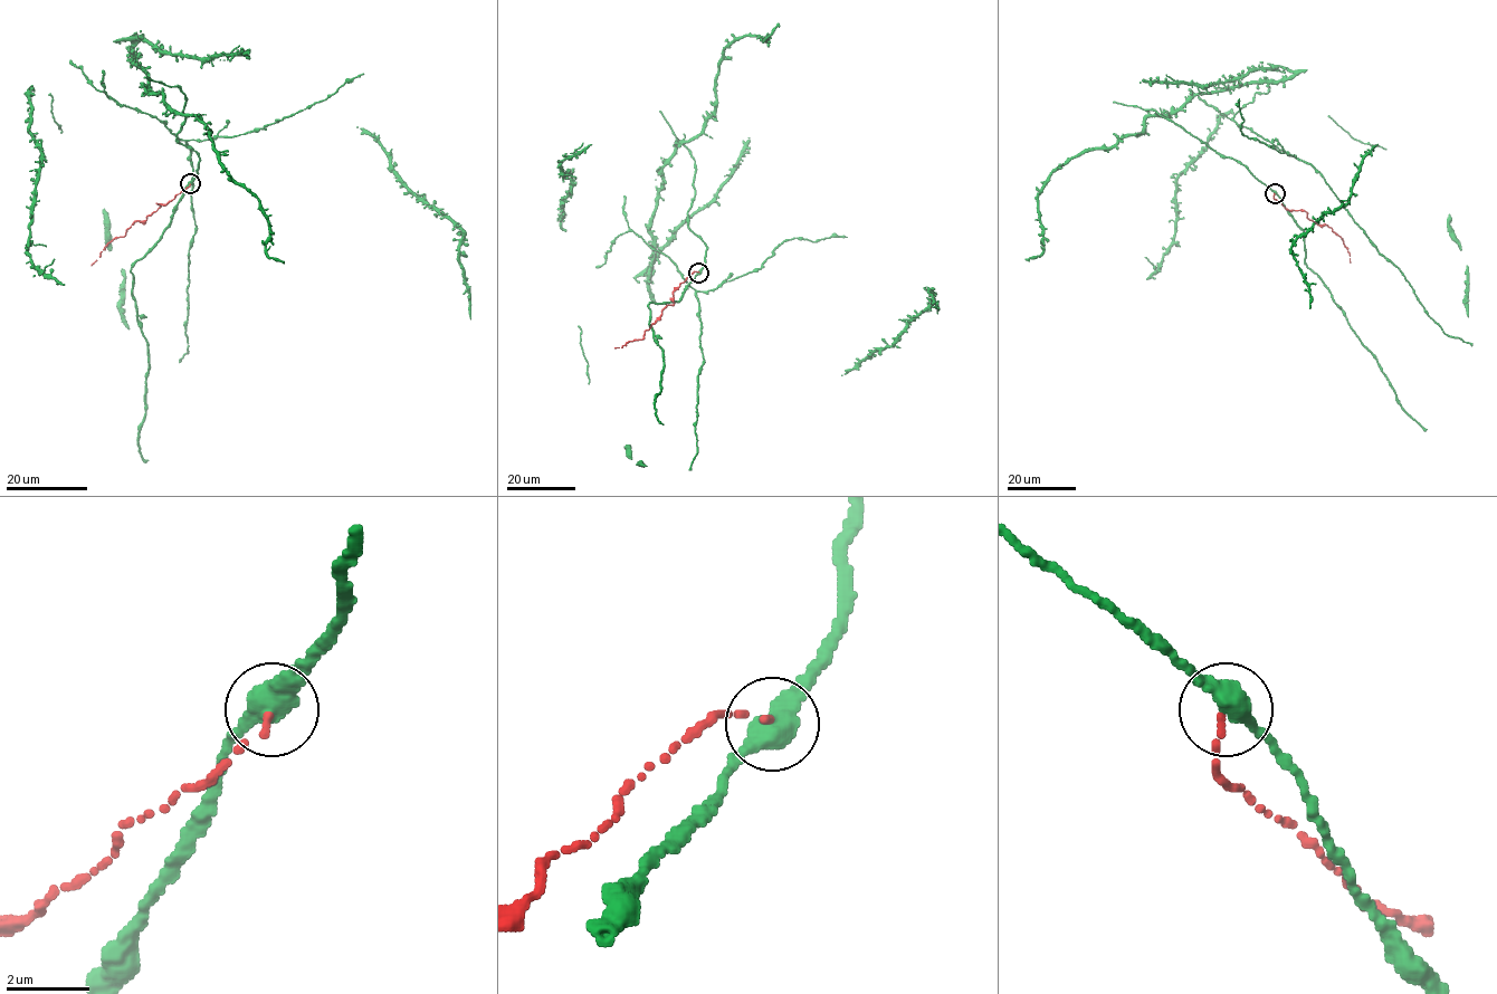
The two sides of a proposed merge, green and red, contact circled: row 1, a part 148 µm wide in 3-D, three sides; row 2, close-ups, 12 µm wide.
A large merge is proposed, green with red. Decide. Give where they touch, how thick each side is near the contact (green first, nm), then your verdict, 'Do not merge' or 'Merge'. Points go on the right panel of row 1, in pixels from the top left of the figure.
Place: (1275, 193). Thickness 460 nm (green) against 140 nm. Do not merge

